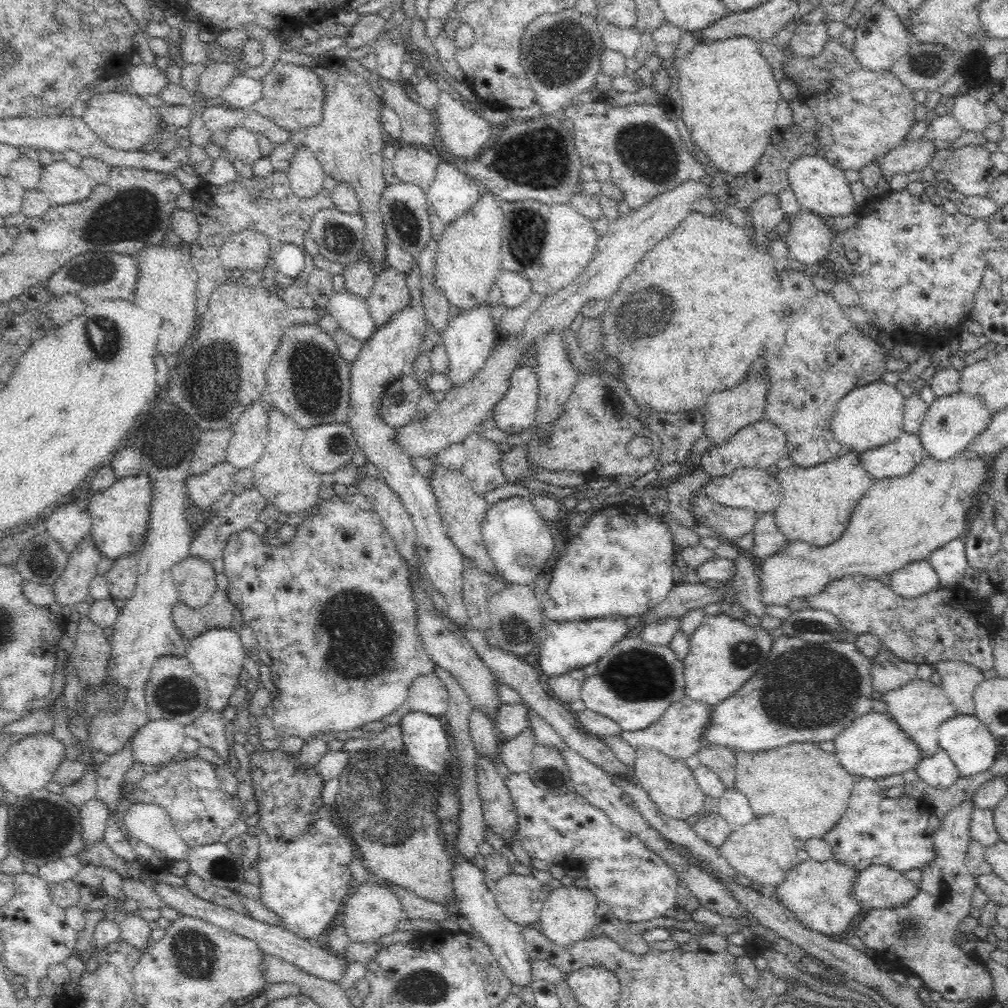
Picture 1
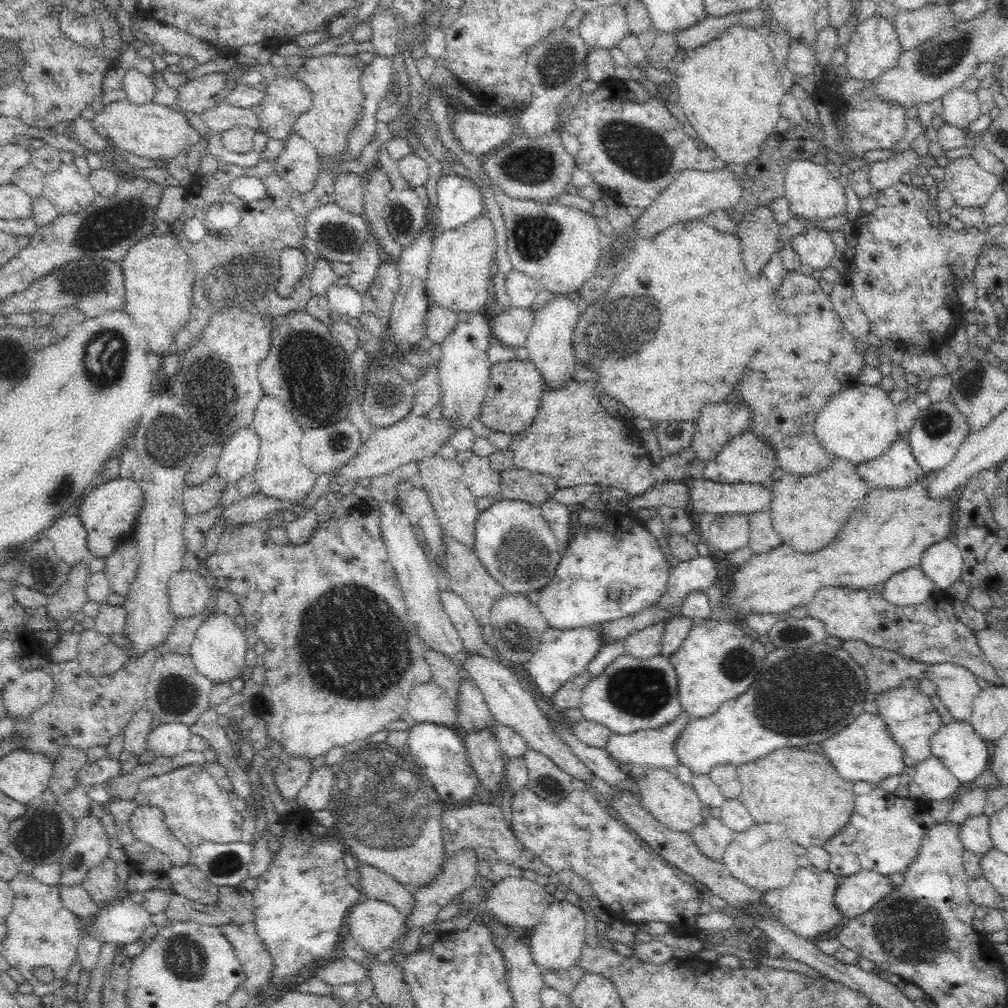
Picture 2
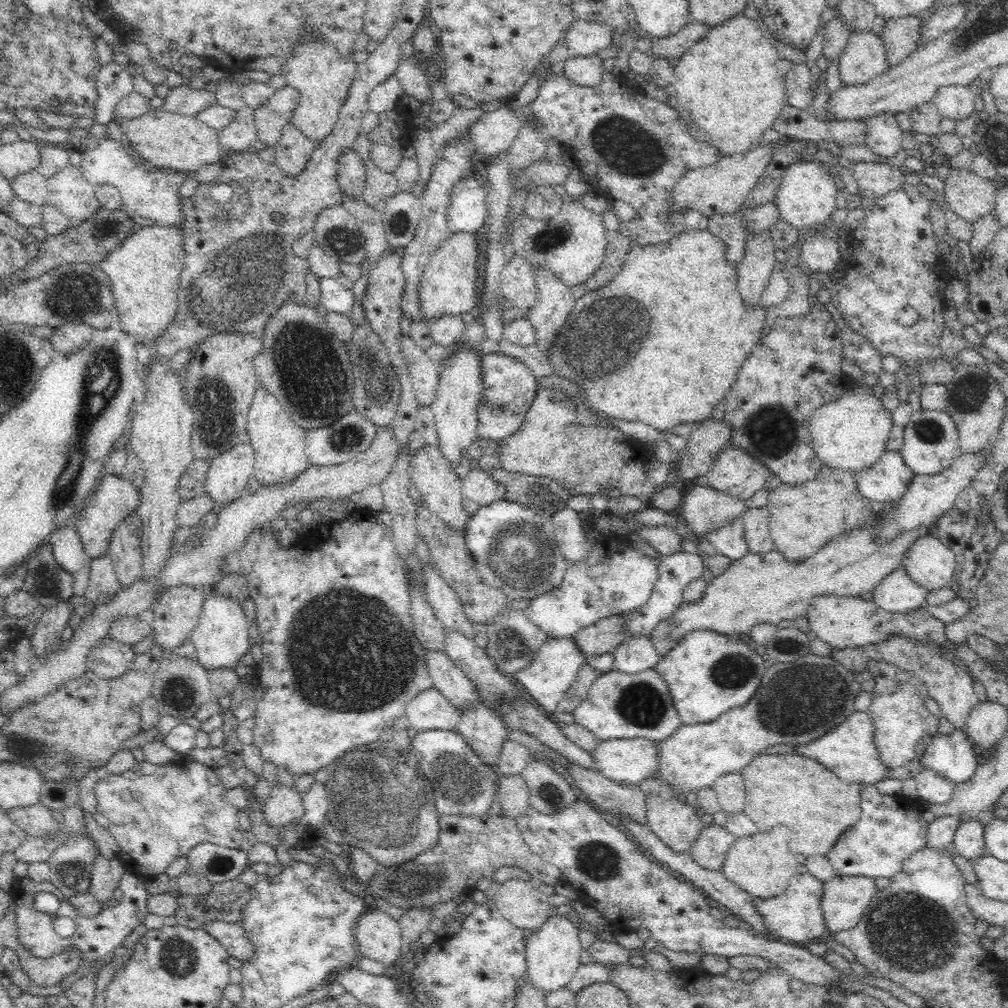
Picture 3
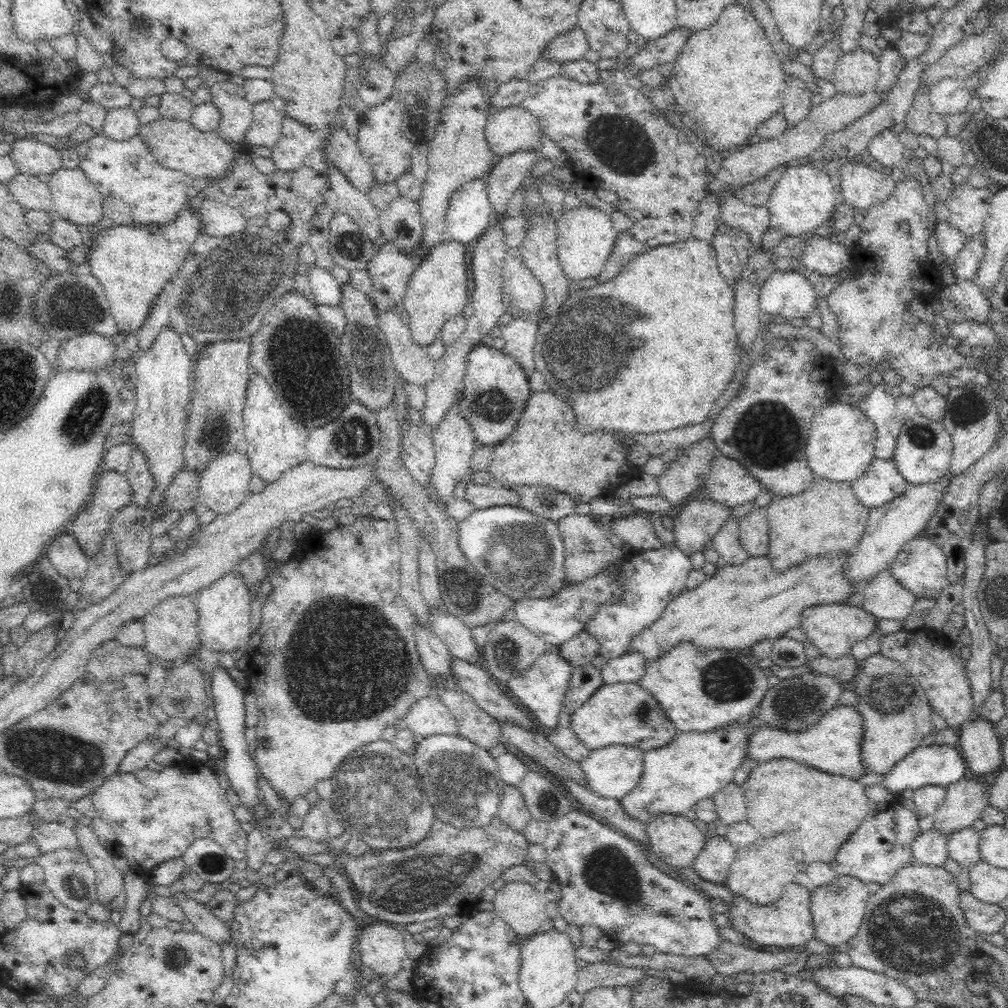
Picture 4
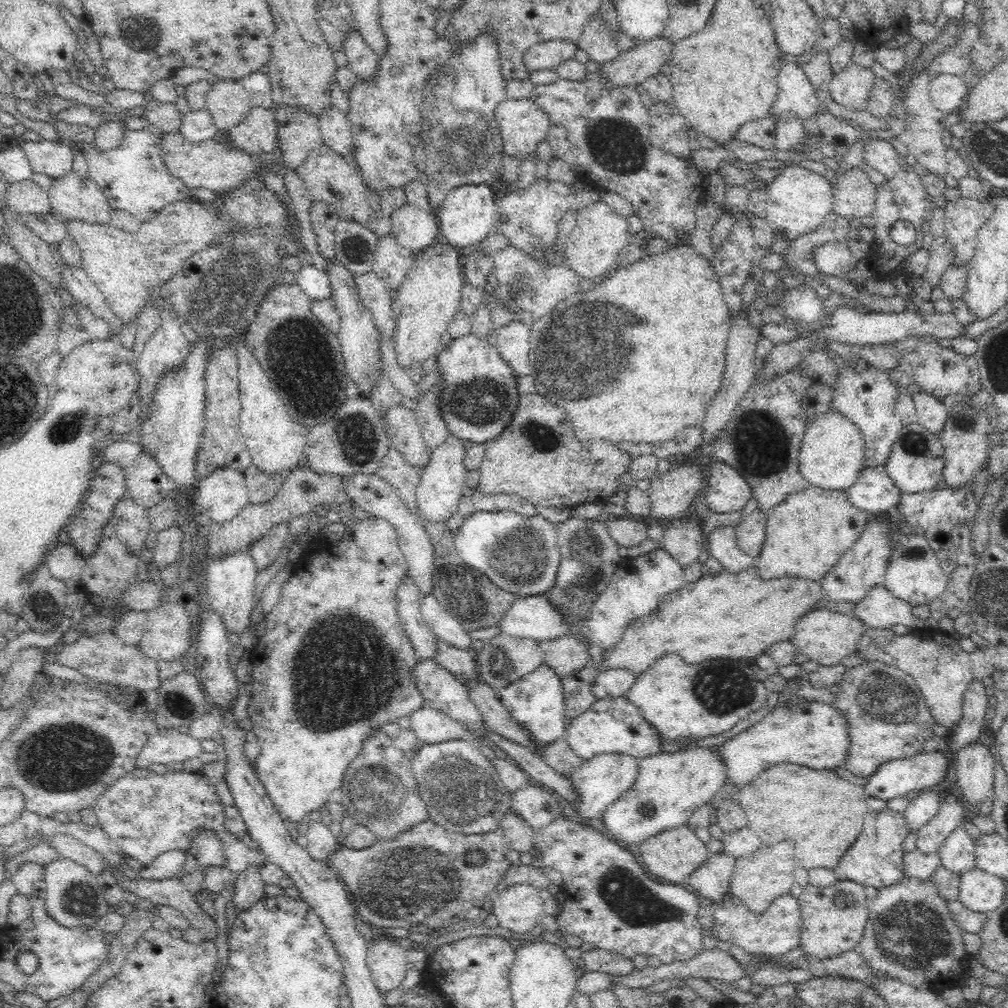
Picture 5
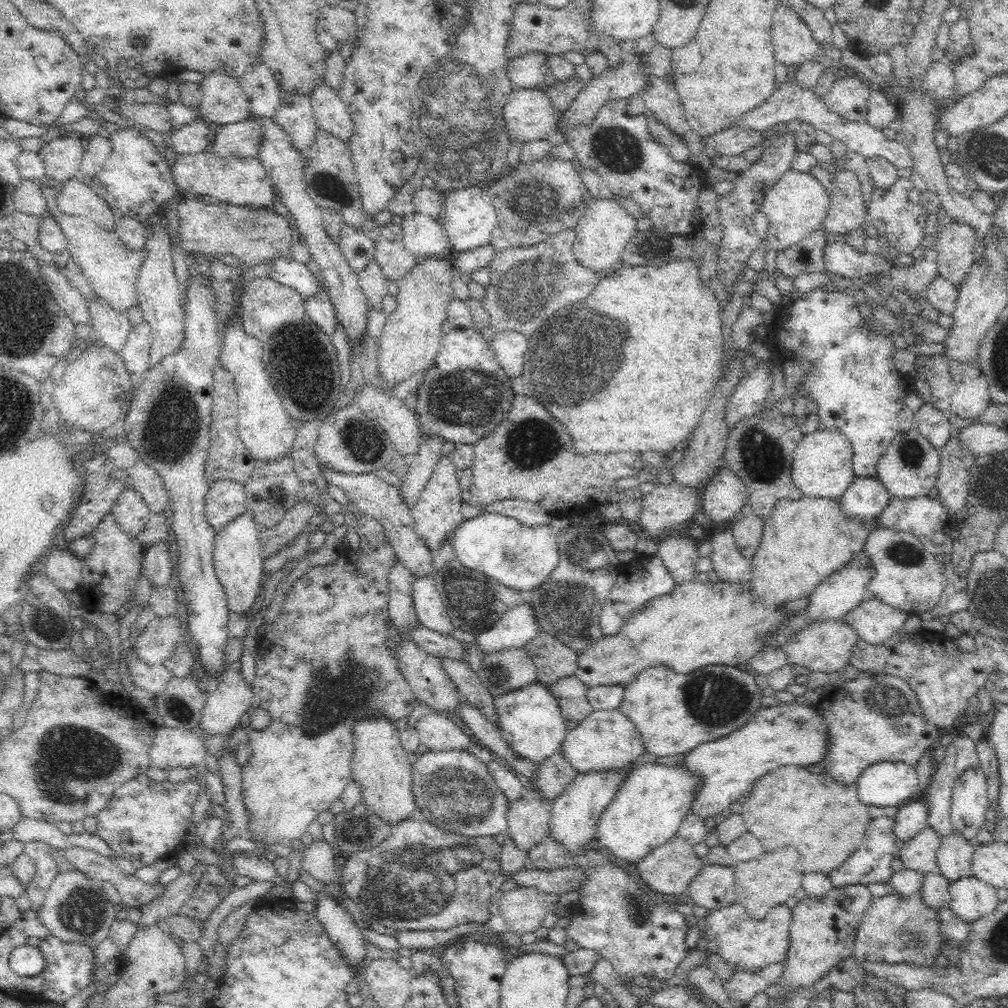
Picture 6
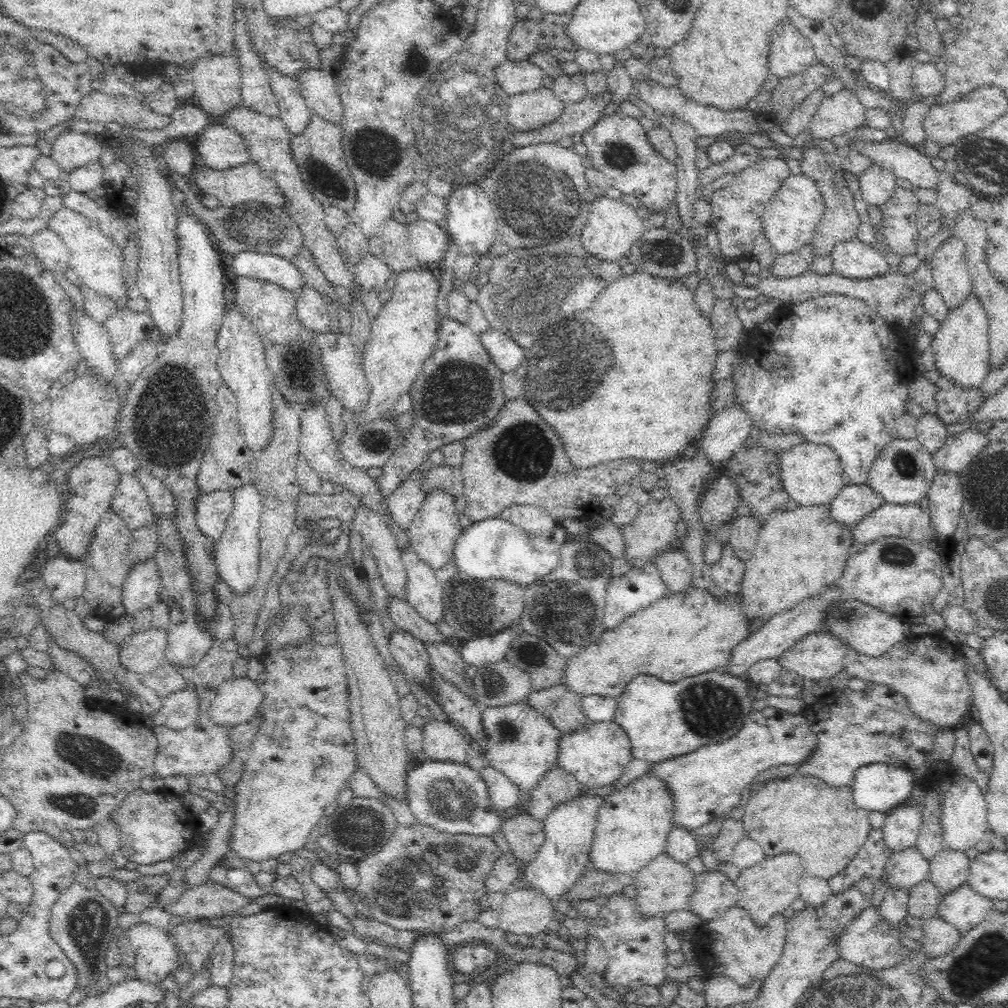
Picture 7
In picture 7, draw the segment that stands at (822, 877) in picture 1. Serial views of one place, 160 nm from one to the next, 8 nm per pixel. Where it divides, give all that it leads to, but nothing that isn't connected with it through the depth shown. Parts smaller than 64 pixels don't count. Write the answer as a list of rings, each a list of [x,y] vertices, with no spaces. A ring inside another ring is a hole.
[[[731,906],[722,916],[715,919],[702,922],[694,931],[695,935],[695,953],[696,959],[702,964],[704,971],[710,976],[724,976],[732,980],[734,984],[741,988],[748,988],[752,984],[756,984],[756,980],[763,980],[768,977],[772,968],[778,963],[778,960],[783,954],[785,944],[785,936],[787,918],[782,913],[772,916],[768,924],[763,927],[758,927],[753,923],[751,916],[747,910],[740,906]]]

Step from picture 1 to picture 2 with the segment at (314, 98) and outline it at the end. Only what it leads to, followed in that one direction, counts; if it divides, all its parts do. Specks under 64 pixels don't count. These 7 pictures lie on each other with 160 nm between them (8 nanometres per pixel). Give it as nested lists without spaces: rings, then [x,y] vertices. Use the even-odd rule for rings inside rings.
[[[286,76],[267,82],[264,91],[262,102],[251,108],[260,120],[260,132],[268,139],[286,142],[300,112],[312,106],[310,89],[302,81]]]

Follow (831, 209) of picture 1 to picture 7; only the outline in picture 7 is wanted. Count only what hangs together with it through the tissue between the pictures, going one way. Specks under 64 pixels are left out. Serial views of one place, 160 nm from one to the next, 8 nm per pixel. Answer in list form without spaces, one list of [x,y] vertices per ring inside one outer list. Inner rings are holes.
[[[802,174],[788,176],[765,206],[763,214],[763,233],[770,243],[772,252],[785,255],[810,244],[823,210],[822,195],[811,178]]]

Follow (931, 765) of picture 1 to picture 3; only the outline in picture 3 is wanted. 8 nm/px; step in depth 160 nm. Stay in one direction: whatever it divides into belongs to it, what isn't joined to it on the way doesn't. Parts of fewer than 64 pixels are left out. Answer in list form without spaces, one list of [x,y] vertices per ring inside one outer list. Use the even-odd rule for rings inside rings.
[[[922,769],[915,775],[920,801],[925,806],[942,804],[950,800],[956,783],[940,777],[932,770]]]

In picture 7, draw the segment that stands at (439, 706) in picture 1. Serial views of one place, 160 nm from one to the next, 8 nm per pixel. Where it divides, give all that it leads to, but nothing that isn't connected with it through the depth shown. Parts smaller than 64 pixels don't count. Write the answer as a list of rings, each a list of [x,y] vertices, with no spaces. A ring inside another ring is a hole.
[[[427,720],[423,730],[423,752],[433,761],[464,764],[471,752],[467,739],[450,722]]]

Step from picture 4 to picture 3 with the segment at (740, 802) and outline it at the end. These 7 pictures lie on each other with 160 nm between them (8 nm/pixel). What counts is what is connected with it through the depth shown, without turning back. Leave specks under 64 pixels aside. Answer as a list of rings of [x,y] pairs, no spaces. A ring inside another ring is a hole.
[[[739,772],[728,773],[715,780],[714,792],[720,803],[720,810],[729,814],[742,813],[745,807],[745,784]]]

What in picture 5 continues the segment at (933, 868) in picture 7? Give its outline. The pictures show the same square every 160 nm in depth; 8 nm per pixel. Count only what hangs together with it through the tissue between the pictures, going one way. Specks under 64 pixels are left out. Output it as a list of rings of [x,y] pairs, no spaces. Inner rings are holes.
[[[964,826],[955,828],[939,848],[940,864],[950,872],[961,875],[975,867],[975,840]]]

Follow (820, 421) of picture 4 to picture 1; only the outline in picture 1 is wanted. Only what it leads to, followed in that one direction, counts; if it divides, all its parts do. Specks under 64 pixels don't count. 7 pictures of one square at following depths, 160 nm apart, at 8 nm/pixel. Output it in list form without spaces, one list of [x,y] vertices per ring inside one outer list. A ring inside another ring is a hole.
[[[876,380],[852,388],[838,400],[828,420],[828,429],[840,445],[848,447],[848,452],[854,451],[860,455],[895,441],[903,432],[903,414],[904,397],[896,385]]]

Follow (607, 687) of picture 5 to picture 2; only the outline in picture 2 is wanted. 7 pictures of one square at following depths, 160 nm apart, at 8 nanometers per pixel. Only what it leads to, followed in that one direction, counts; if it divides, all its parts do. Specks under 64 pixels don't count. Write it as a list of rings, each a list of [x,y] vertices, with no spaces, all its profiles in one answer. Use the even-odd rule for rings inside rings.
[[[662,621],[636,631],[622,641],[625,650],[624,654],[638,659],[658,655],[662,634],[664,634],[664,622]]]

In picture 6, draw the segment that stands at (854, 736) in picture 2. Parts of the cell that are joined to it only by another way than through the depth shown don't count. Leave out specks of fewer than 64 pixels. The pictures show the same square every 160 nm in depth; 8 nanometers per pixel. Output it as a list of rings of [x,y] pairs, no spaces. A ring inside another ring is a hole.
[[[793,702],[761,707],[744,726],[722,738],[696,746],[679,760],[680,767],[684,767],[692,775],[700,777],[700,786],[696,788],[696,792],[692,796],[692,806],[690,806],[689,812],[712,824],[724,814],[729,813],[730,805],[740,802],[761,776],[783,766],[805,767],[809,764],[818,764],[827,751],[828,727],[812,704],[802,705]]]

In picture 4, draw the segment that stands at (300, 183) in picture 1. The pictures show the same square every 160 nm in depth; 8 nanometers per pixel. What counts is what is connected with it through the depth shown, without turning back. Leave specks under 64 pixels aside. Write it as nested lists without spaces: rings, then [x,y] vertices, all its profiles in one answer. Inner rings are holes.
[[[286,115],[283,121],[281,138],[271,148],[271,157],[277,170],[298,170],[306,157],[322,146],[326,140],[325,134],[325,130],[304,127],[304,124],[300,121]]]

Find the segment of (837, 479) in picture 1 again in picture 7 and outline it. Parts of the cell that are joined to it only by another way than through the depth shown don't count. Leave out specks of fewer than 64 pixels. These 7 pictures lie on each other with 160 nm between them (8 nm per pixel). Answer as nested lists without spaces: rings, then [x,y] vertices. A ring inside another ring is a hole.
[[[804,506],[795,510],[772,512],[761,526],[752,558],[744,561],[741,612],[744,618],[762,618],[764,622],[776,614],[796,608],[802,600],[820,598],[842,576],[852,546],[851,528],[838,525],[830,517],[829,508]]]

